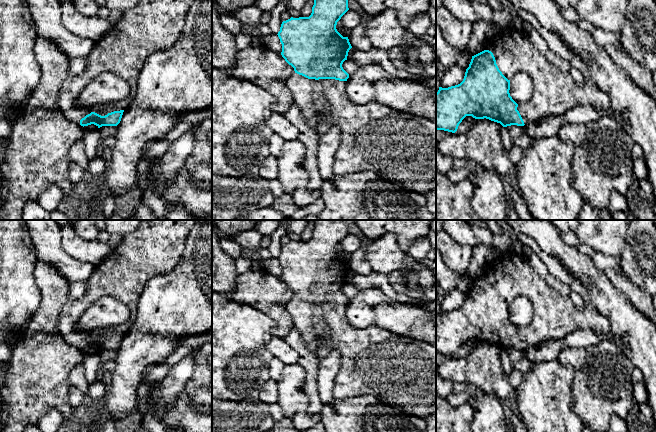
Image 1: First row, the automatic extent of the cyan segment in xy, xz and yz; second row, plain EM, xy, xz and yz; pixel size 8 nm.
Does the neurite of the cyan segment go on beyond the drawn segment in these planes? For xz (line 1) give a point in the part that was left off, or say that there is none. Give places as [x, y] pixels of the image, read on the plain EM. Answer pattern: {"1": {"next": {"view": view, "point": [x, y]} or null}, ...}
{"1": {"next": {"view": "xz", "point": [399, 371]}}}

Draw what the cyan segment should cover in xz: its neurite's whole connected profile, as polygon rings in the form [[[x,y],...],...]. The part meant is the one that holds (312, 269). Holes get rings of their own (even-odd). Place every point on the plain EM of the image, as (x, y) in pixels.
[[[313,220],[313,222],[314,229],[312,231],[311,239],[309,241],[291,241],[290,243],[283,245],[280,251],[280,255],[277,259],[282,268],[281,279],[285,283],[285,285],[294,292],[295,295],[295,297],[286,304],[286,310],[290,313],[294,323],[294,328],[296,328],[300,332],[301,336],[307,344],[308,349],[313,353],[318,353],[318,351],[323,346],[325,346],[329,350],[338,350],[341,354],[340,368],[334,380],[334,399],[345,400],[360,395],[372,395],[377,399],[378,402],[387,404],[391,407],[395,407],[401,410],[403,413],[413,415],[415,417],[425,418],[433,412],[436,412],[436,347],[410,337],[397,335],[376,326],[370,326],[365,329],[358,329],[353,327],[348,322],[346,317],[346,308],[347,303],[349,302],[349,298],[343,293],[342,288],[345,284],[347,284],[348,276],[352,272],[352,270],[349,266],[348,261],[343,261],[336,253],[337,246],[349,234],[348,223],[344,220]]]

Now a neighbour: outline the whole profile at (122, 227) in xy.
[[[104,220],[109,234],[127,235],[136,230],[141,220]]]

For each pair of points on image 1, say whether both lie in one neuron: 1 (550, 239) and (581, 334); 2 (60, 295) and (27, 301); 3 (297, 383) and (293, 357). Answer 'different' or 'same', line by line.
1: different
2: different
3: different

